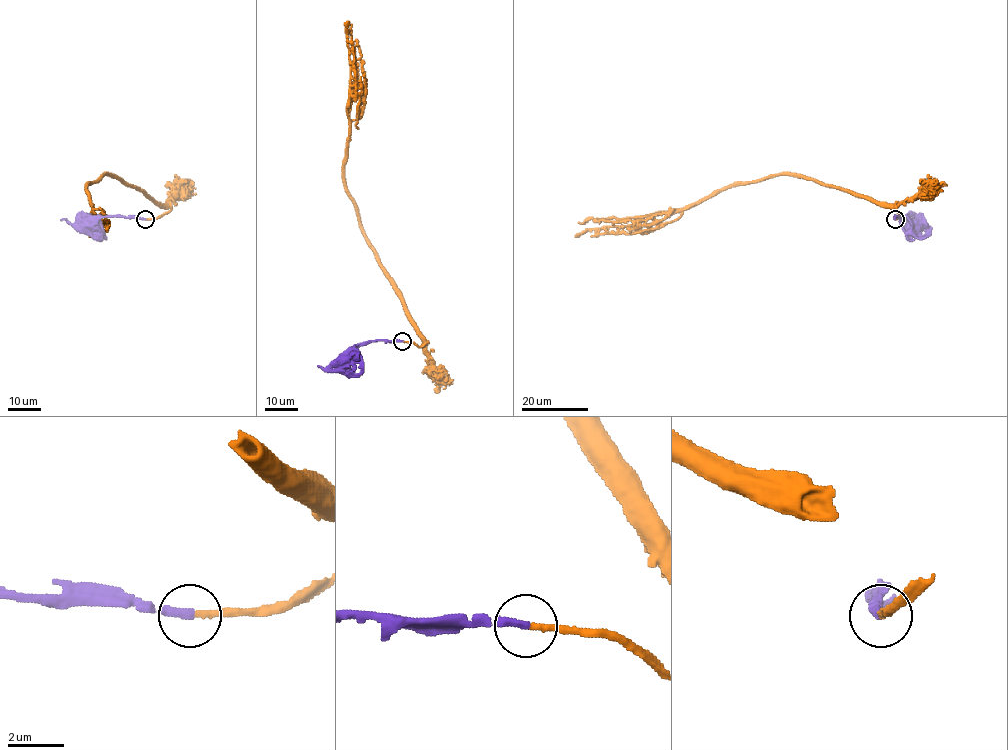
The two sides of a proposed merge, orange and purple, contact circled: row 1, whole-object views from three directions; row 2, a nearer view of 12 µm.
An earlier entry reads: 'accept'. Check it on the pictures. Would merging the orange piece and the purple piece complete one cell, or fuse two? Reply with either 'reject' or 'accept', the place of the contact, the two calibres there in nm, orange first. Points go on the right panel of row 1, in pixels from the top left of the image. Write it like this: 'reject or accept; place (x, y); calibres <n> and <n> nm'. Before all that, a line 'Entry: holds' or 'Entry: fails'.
Entry: holds
accept; place (895, 219); calibres 240 and 320 nm

